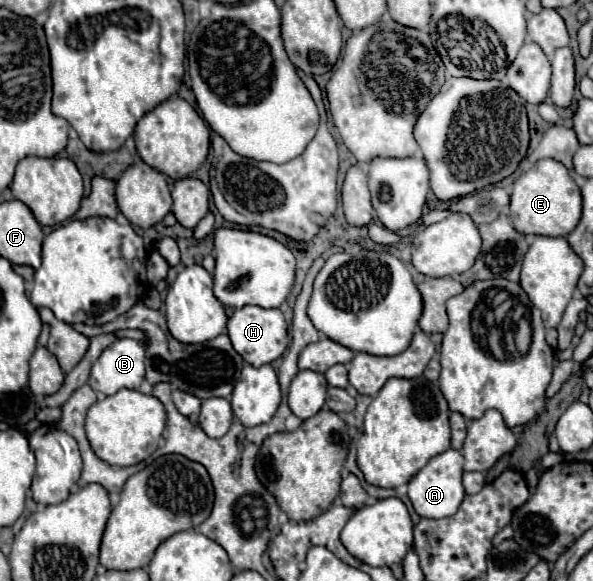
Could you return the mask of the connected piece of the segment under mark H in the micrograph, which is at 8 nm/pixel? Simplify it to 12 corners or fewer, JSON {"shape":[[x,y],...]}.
{"shape":[[235,309],[227,333],[253,367],[289,345],[279,309]]}

